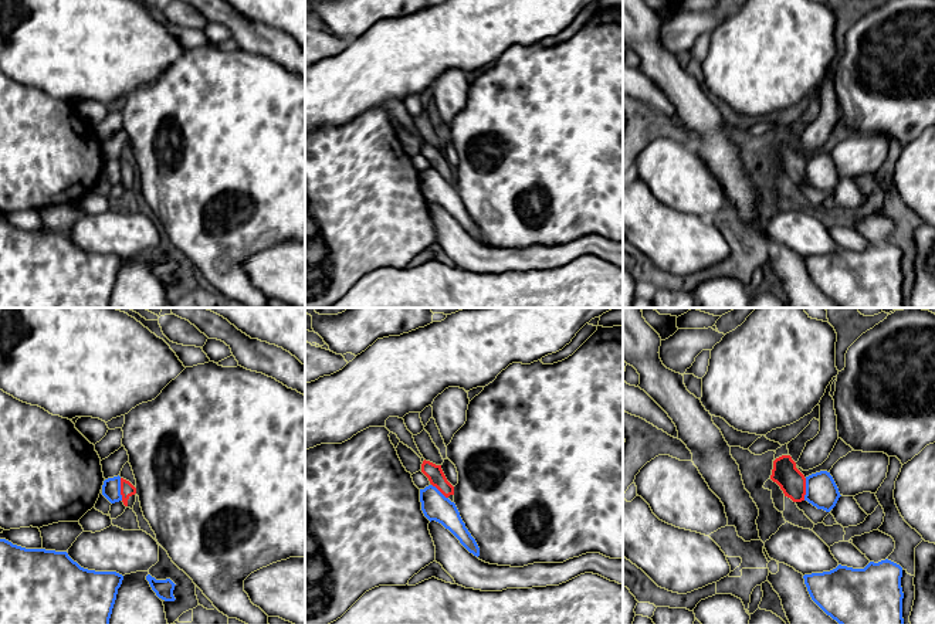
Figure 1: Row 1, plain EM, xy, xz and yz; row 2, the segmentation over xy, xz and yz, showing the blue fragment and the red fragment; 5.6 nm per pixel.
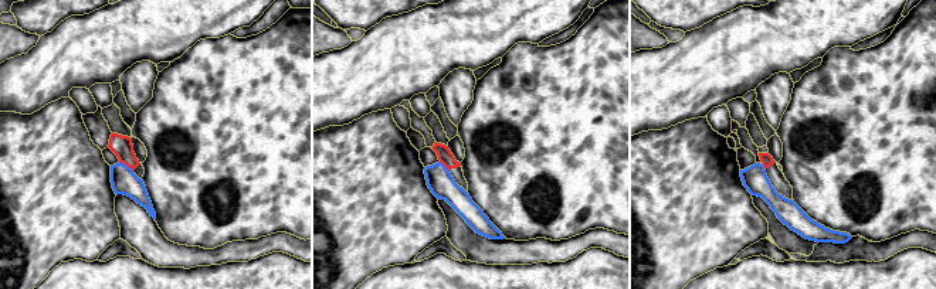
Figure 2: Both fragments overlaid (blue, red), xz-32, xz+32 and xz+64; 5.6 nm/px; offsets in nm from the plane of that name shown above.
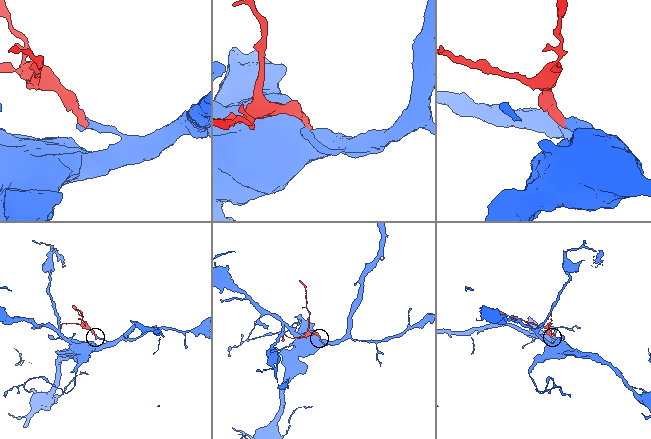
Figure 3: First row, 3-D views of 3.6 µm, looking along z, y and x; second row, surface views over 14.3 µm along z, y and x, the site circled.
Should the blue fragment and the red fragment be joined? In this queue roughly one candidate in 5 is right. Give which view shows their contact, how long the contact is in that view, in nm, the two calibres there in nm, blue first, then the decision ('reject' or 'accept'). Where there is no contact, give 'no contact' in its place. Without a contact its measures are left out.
xy | 130 nm | 110/80 nm | reject

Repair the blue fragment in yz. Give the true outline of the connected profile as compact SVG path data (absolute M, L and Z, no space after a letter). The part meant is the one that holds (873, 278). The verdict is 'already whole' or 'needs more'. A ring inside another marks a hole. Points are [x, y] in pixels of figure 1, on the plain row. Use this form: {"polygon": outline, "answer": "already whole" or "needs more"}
{"polygon": "M888 241L870 244L864 251L839 247L823 255L804 257L812 282L840 308L904 308L902 250Z", "answer": "already whole"}

